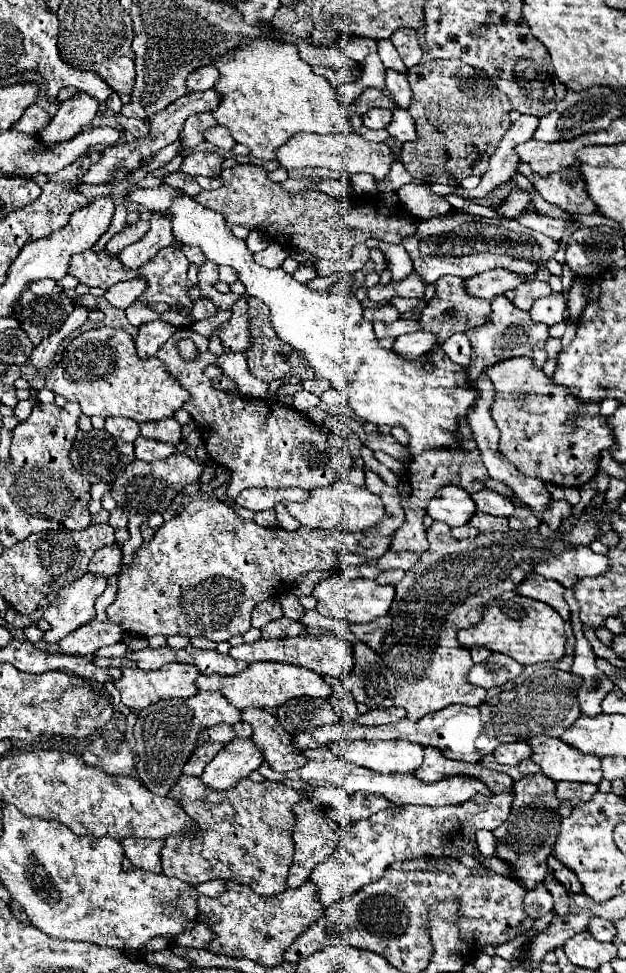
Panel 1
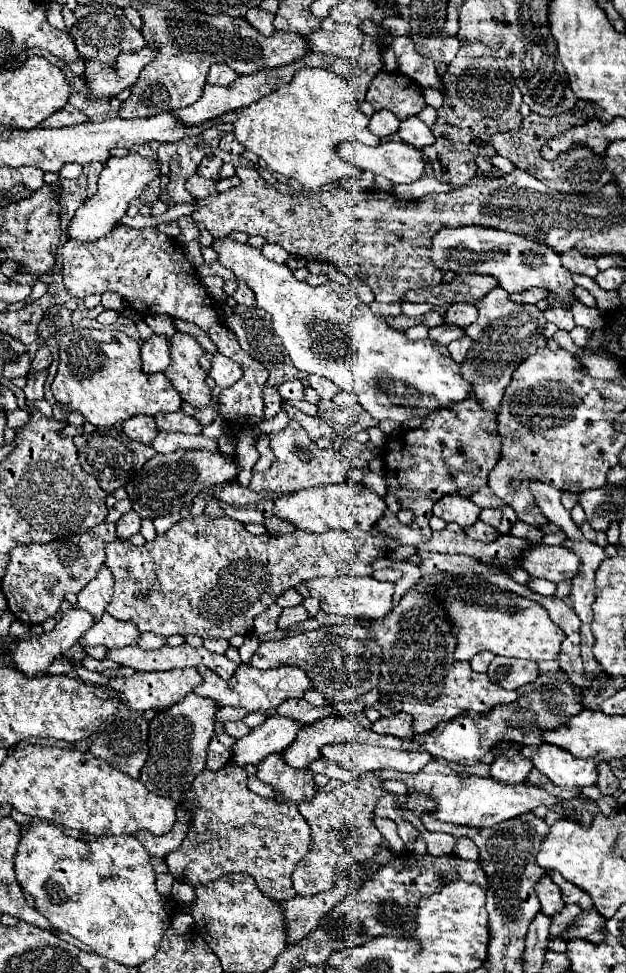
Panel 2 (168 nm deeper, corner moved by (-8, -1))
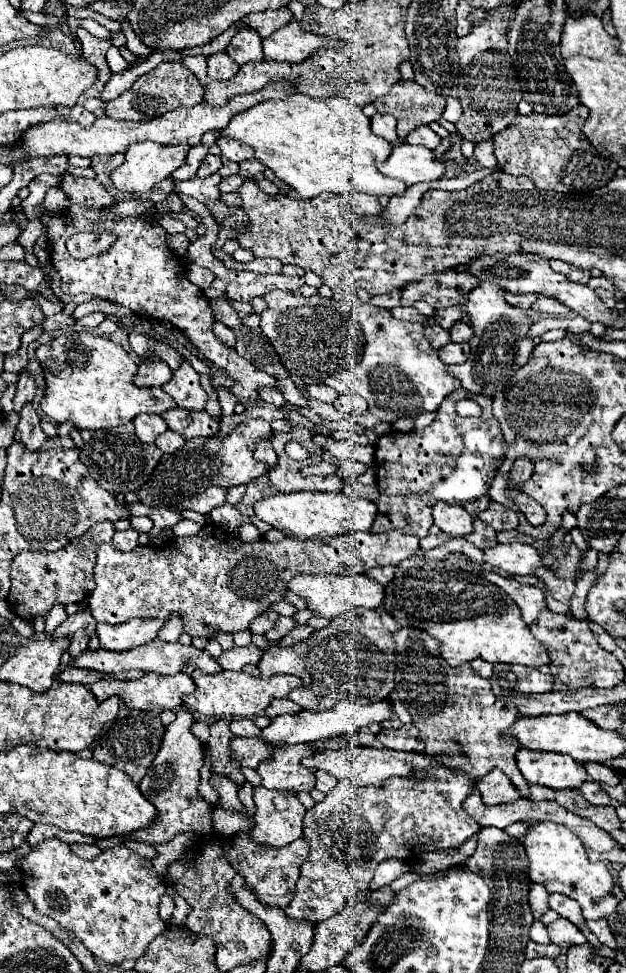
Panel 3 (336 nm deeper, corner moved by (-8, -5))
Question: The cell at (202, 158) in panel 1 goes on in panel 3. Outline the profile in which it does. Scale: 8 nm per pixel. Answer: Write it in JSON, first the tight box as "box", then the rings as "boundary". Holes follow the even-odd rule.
{"box":[196,154,222,178],"boundary":[[[208,154],[208,156],[202,160],[202,166],[198,168],[198,174],[196,174],[196,176],[206,178],[206,176],[210,176],[210,174],[218,172],[218,170],[220,170],[220,166],[222,166],[220,156],[212,156],[212,154]]]}

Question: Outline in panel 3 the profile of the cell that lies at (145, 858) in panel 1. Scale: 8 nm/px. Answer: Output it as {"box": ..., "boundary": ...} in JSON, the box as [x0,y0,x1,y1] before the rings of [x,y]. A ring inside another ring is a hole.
{"box":[96,710,212,850],"boundary":[[[188,710],[176,712],[176,720],[166,726],[162,746],[146,770],[146,776],[142,778],[140,792],[156,806],[158,818],[156,822],[146,828],[138,830],[128,835],[115,836],[111,838],[98,839],[96,845],[102,850],[126,843],[136,839],[150,846],[158,846],[164,842],[170,842],[178,834],[184,832],[194,832],[194,834],[208,834],[212,830],[212,806],[200,796],[198,786],[200,786],[200,768],[204,766],[204,744],[192,734],[190,726],[196,722],[194,714]]]}

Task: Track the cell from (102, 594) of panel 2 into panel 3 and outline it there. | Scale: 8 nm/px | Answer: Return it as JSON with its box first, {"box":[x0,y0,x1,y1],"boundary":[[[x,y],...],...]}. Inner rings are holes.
{"box":[52,608,96,658],"boundary":[[[86,608],[86,610],[80,610],[76,612],[74,616],[68,616],[60,626],[58,630],[54,630],[52,636],[72,636],[72,642],[70,642],[70,656],[76,658],[80,656],[86,648],[88,648],[88,640],[92,634],[96,634],[96,618],[92,616],[92,612]]]}

